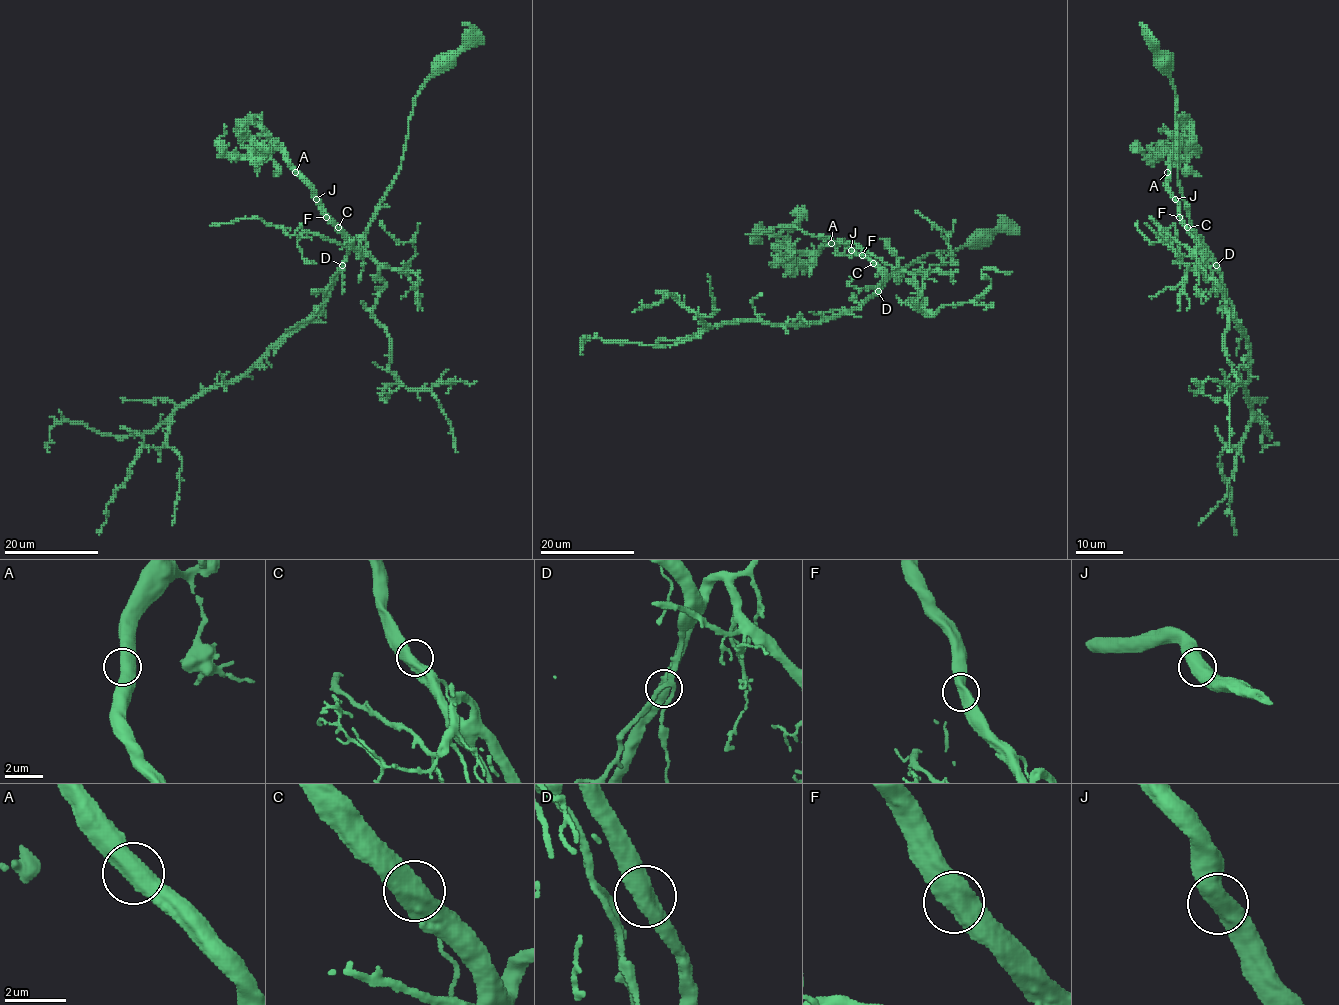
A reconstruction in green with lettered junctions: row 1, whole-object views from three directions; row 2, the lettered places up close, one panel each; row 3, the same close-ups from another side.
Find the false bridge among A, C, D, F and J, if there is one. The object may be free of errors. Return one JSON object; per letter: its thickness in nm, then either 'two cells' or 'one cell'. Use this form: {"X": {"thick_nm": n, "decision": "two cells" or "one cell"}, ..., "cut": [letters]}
{"A": {"thick_nm": 550, "decision": "one cell"}, "C": {"thick_nm": 600, "decision": "one cell"}, "D": {"thick_nm": 550, "decision": "one cell"}, "F": {"thick_nm": 600, "decision": "one cell"}, "J": {"thick_nm": 550, "decision": "one cell"}, "cut": []}

